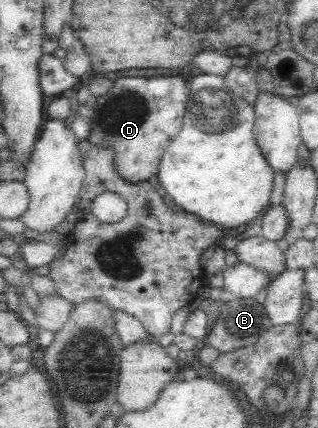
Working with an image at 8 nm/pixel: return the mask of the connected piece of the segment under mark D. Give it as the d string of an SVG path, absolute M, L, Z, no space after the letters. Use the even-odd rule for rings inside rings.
M180 75L165 77L121 77L115 79L115 85L107 93L96 96L96 105L91 115L90 129L87 133L89 143L97 148L111 148L112 167L119 179L129 184L141 184L149 181L149 177L158 174L161 157L182 129L183 113L186 113L187 81Z

